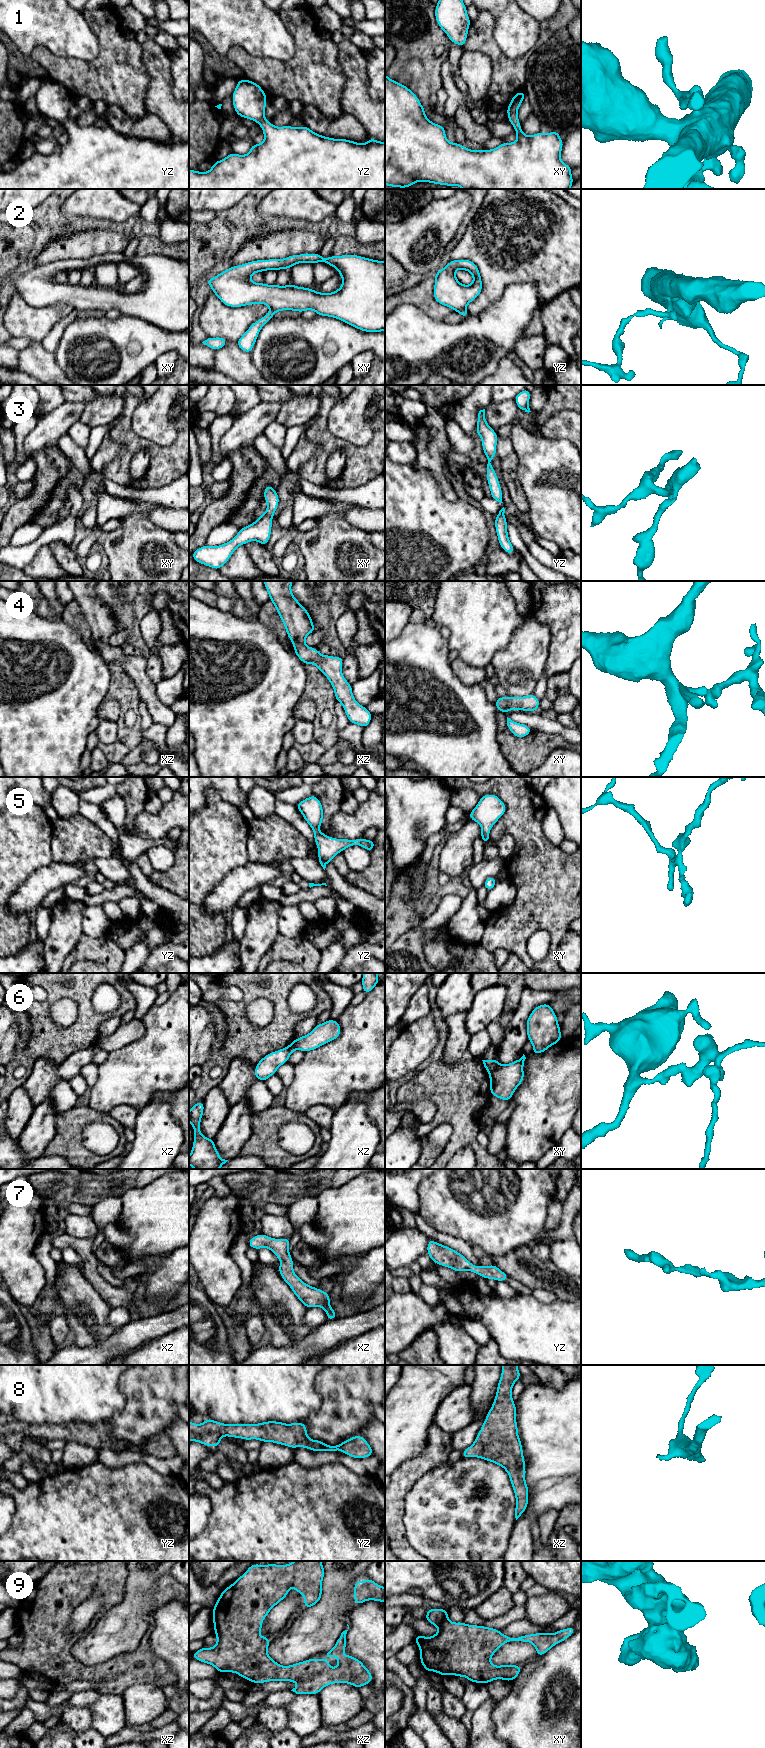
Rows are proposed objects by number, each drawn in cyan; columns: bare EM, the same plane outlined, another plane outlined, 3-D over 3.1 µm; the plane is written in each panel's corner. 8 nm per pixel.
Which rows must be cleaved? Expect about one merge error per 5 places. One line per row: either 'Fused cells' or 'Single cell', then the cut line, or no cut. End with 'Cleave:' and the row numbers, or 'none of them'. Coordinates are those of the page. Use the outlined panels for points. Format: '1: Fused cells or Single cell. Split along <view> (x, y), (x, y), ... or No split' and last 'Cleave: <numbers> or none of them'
1: Single cell. No split
2: Single cell. No split
3: Single cell. No split
4: Single cell. No split
5: Single cell. No split
6: Fused cells. Split along xy (499, 1064), (489, 1073)
7: Single cell. No split
8: Single cell. No split
9: Single cell. No split
Cleave: 6

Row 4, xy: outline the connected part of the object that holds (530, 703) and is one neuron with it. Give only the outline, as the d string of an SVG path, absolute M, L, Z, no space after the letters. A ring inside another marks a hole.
M527 695L523 697L498 697L494 703L499 712L508 713L513 709L521 711L537 711L539 709L540 700L534 695Z

